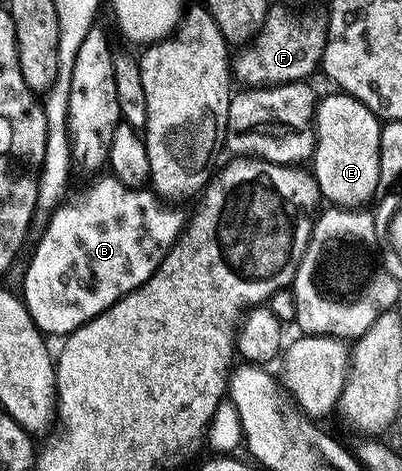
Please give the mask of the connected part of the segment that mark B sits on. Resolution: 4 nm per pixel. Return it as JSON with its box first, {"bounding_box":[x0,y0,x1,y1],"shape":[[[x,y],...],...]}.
{"bounding_box":[25,177,183,337],"shape":[[[112,177],[99,180],[74,203],[68,203],[48,216],[46,223],[49,224],[46,225],[29,261],[29,268],[25,271],[25,307],[46,337],[71,334],[111,305],[115,305],[115,301],[139,289],[139,285],[146,283],[155,269],[159,269],[163,257],[167,257],[173,242],[183,230],[183,215],[181,219],[179,212],[162,205],[152,190],[128,187]]]}

